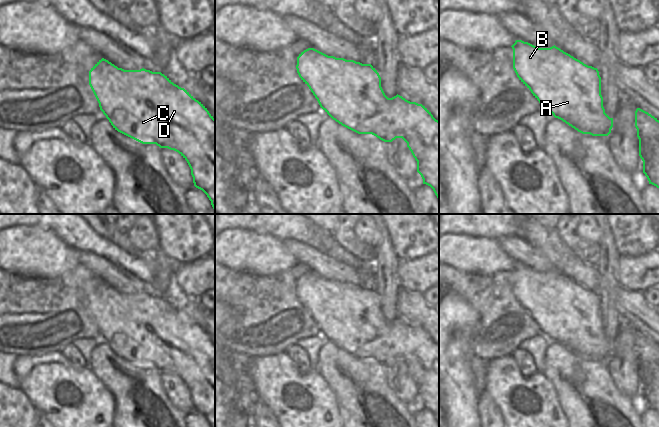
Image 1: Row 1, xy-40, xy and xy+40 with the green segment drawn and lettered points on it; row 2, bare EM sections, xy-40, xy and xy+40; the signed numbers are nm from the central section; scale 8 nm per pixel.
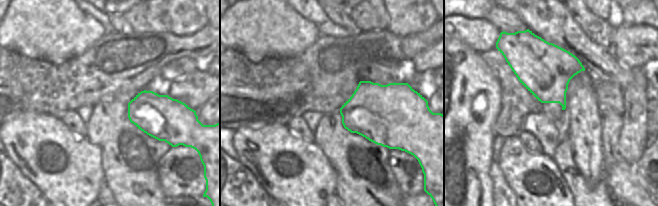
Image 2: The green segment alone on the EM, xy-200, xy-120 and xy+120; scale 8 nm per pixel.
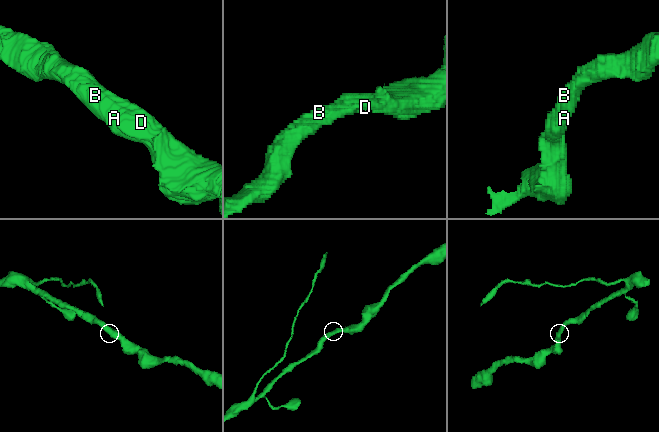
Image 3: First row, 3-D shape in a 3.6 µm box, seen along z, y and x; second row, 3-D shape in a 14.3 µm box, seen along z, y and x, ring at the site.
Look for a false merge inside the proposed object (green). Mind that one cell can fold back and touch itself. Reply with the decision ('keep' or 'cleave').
keep

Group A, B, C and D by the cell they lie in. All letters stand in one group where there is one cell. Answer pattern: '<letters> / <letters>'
A B C D

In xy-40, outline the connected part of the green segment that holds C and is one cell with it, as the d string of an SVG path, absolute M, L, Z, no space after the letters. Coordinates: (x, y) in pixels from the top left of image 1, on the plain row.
M104 282L89 295L89 309L100 334L115 354L142 368L156 368L160 372L178 376L191 393L194 410L202 414L211 427L215 427L215 343L201 326L161 296L152 296L144 292L124 294Z

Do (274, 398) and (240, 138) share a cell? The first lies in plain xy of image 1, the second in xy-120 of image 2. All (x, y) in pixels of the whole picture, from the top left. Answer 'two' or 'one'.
one

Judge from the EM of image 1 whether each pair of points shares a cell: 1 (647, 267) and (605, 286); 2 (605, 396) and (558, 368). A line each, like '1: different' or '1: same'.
1: different
2: same

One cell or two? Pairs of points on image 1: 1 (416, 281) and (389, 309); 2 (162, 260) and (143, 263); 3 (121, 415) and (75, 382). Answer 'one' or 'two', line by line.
1: two
2: two
3: two

